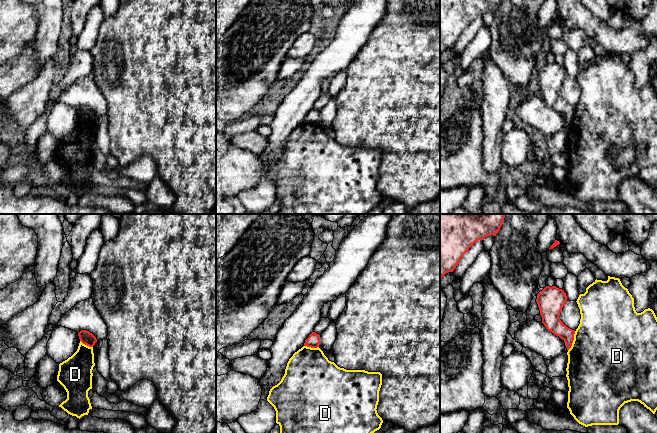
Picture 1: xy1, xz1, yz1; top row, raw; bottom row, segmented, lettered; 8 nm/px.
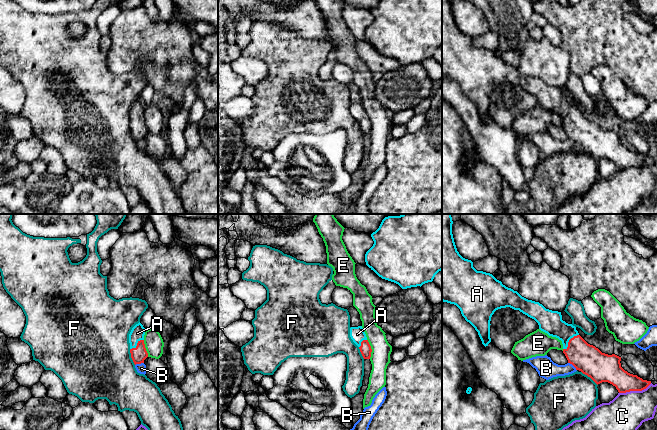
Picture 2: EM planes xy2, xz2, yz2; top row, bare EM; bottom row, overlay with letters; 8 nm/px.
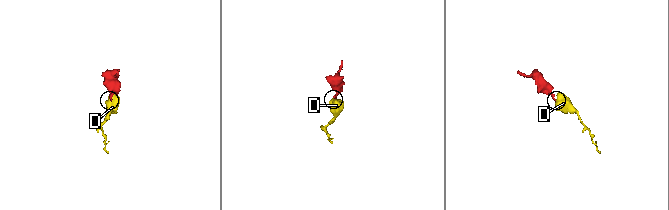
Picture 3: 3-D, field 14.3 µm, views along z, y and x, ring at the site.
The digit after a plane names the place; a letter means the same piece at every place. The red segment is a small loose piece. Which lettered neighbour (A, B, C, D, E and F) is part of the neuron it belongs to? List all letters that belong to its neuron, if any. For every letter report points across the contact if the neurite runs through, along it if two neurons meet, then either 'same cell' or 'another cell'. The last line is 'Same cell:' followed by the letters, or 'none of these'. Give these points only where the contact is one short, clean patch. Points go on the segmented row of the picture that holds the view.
A: way yz2 (588, 359), (569, 341), (550, 322); same cell
B: border yz2 (568, 362), (576, 370); another cell
C: border yz2 (651, 383), (641, 390), (619, 393); another cell
D: border yz1 (575, 331), (572, 345), (568, 350); another cell
E: border xz2 (367, 339), (371, 349), (370, 358); another cell
F: another cell
Same cell: A

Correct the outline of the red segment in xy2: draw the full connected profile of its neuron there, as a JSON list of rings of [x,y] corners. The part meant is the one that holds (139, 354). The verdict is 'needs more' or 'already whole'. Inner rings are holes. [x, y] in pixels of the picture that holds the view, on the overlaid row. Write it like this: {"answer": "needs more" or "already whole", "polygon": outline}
{"answer": "needs more", "polygon": [[[139,322],[132,328],[129,334],[130,353],[135,365],[144,363],[144,360],[148,357],[144,344],[145,331],[145,328]]]}

